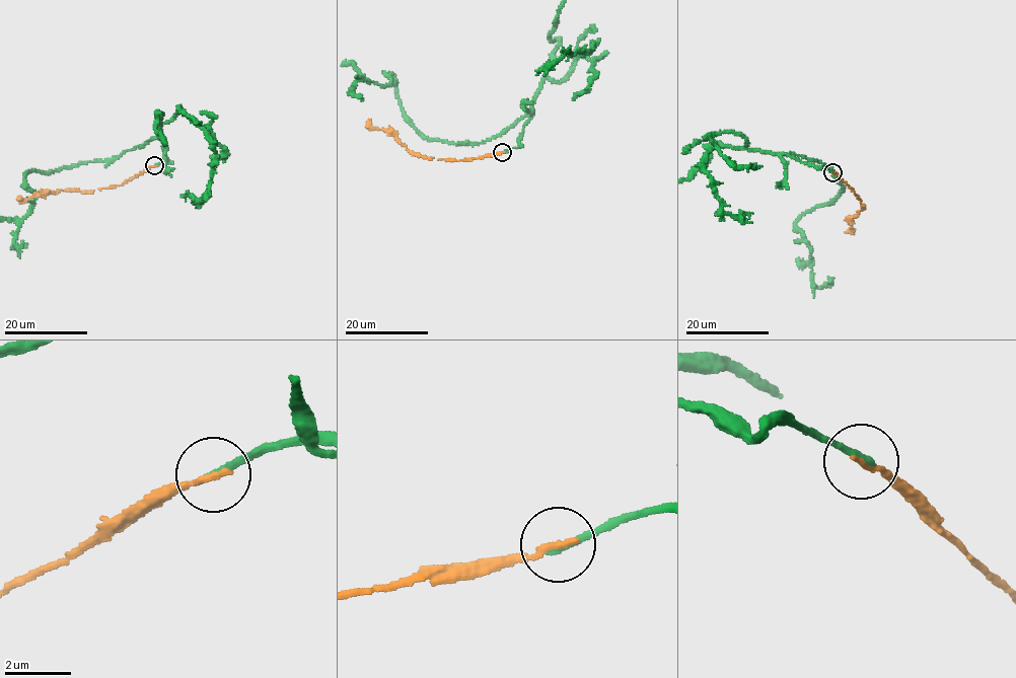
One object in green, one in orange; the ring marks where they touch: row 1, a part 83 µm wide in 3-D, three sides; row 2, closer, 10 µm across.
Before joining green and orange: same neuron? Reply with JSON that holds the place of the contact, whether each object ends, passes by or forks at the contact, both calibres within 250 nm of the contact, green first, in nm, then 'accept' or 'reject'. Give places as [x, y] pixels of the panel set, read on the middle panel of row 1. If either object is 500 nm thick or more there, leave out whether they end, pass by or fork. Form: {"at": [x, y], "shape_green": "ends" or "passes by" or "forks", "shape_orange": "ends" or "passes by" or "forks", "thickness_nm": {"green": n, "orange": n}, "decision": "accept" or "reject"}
{"at": [502, 152], "shape_green": "ends", "shape_orange": "ends", "thickness_nm": {"green": 220, "orange": 200}, "decision": "accept"}

